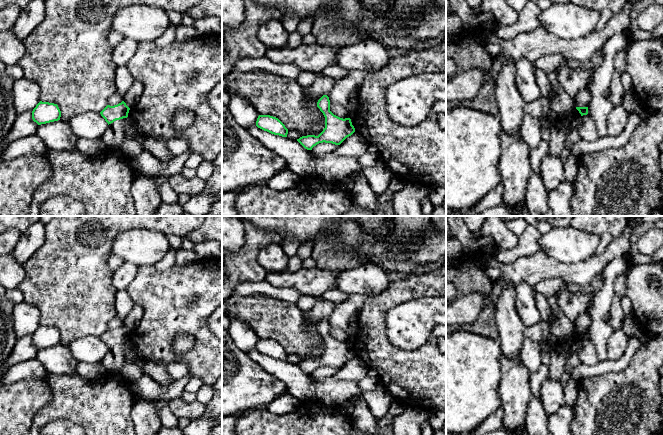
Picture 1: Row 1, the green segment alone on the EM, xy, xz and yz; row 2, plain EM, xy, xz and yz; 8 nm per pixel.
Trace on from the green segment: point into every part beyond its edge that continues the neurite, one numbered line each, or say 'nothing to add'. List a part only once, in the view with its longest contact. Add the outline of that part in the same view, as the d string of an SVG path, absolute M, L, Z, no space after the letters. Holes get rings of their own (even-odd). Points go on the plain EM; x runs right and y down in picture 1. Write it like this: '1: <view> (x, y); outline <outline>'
nothing to add

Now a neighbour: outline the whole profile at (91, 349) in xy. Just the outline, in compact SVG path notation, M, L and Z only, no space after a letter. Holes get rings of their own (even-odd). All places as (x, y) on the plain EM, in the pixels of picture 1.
M86 336L72 341L68 345L73 357L78 362L101 363L108 352L108 347L97 336Z

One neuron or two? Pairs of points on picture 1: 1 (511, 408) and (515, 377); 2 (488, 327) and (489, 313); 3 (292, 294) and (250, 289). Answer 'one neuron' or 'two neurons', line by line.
1: one neuron
2: one neuron
3: one neuron

